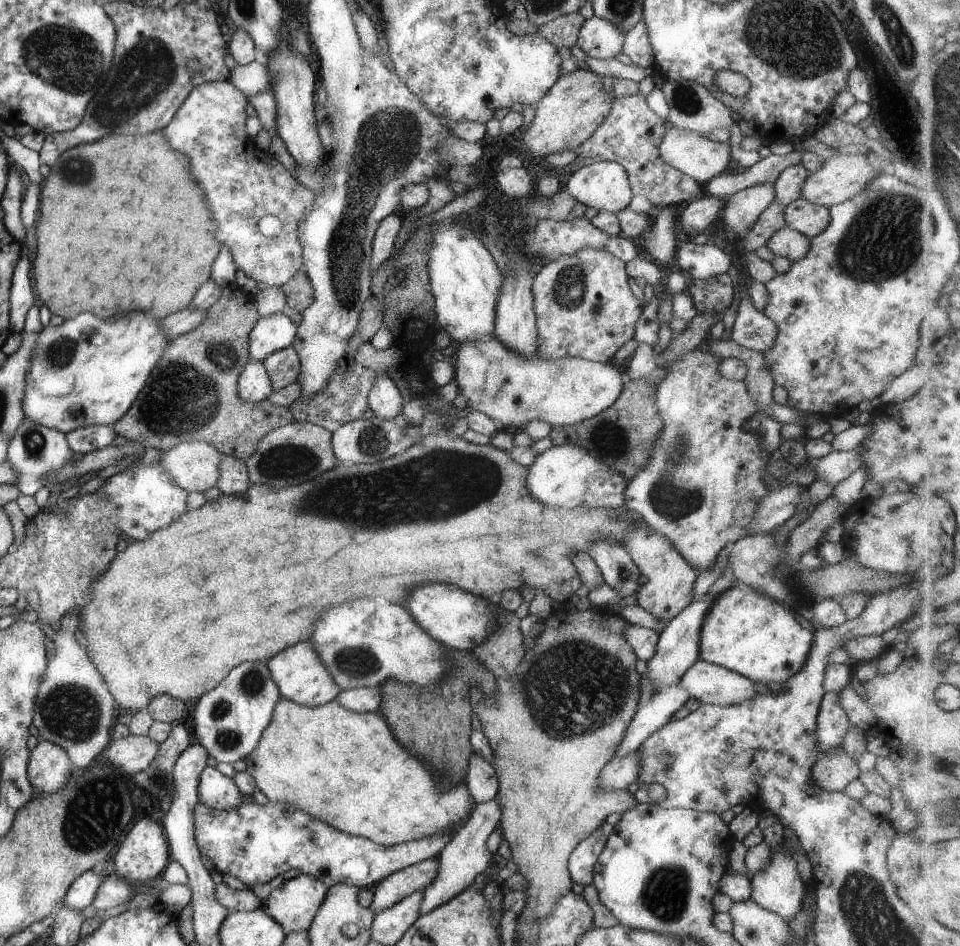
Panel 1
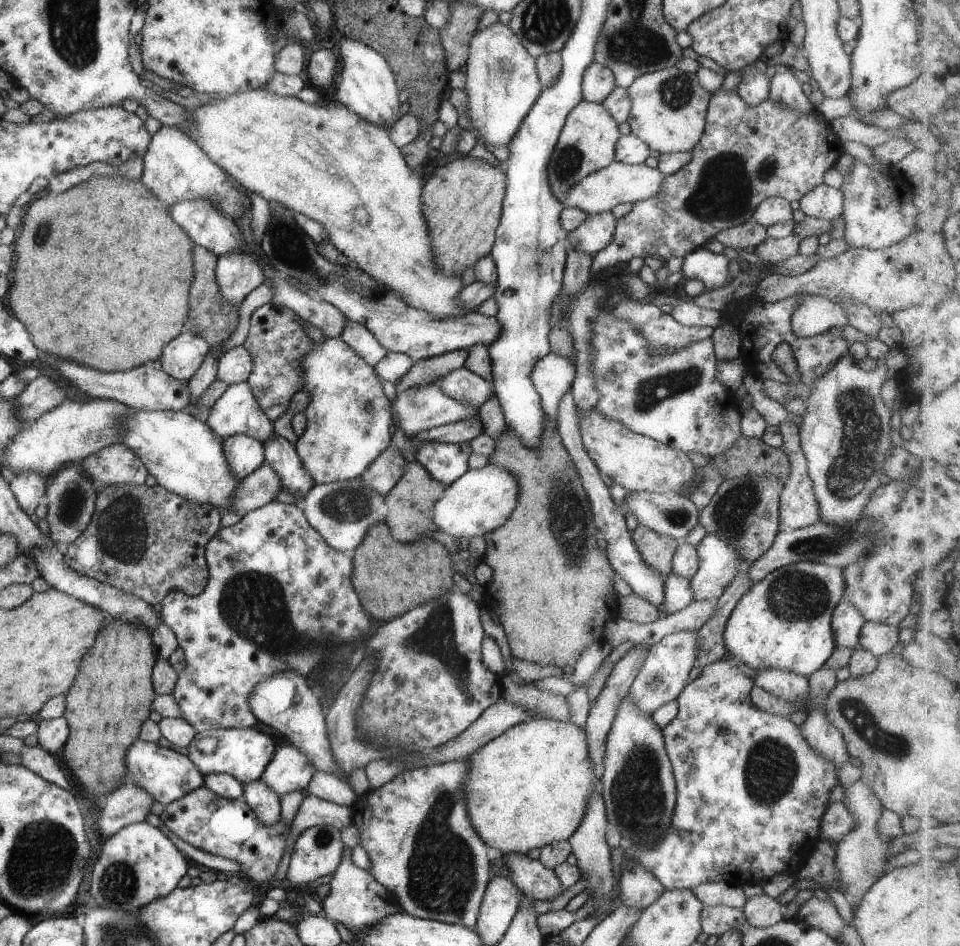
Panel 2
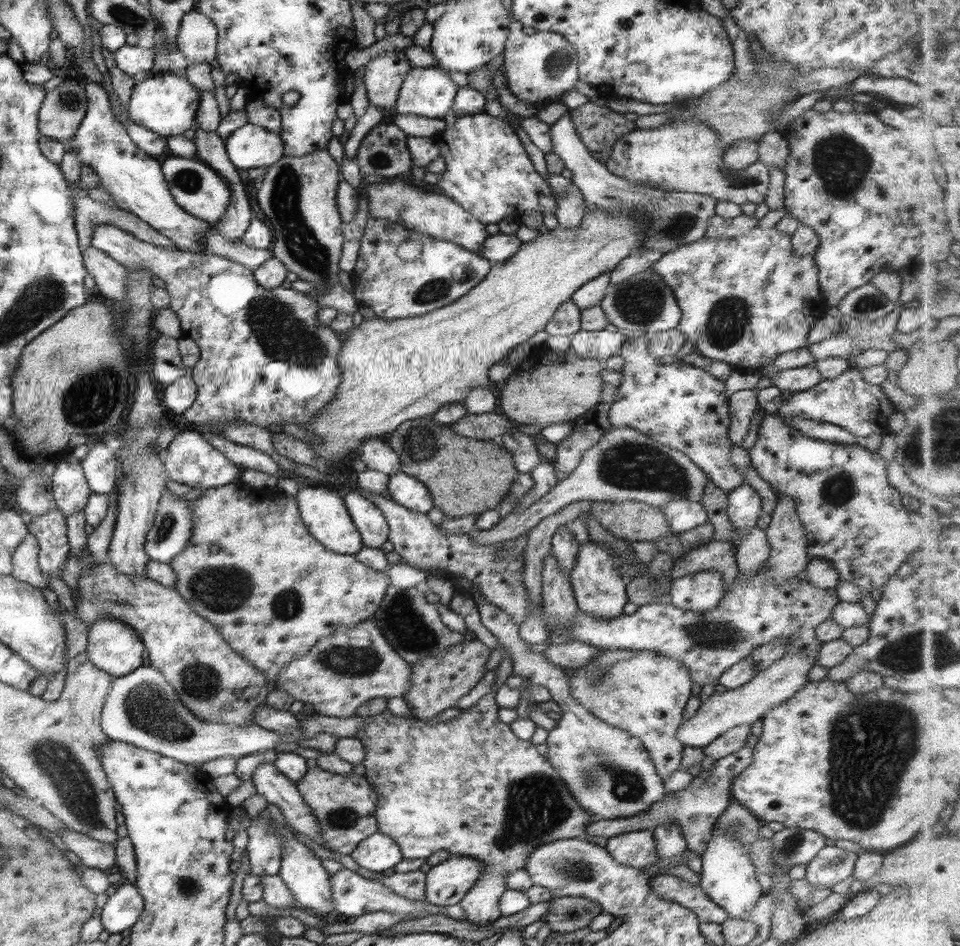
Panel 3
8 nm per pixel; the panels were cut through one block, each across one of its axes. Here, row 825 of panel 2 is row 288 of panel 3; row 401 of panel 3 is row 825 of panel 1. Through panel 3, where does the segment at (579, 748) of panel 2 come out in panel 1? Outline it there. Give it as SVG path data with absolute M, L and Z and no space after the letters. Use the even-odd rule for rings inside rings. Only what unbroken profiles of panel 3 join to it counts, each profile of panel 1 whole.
M279 698L273 706L269 724L261 730L259 742L243 760L244 771L267 800L295 806L334 829L379 846L388 847L423 836L427 838L437 832L451 832L462 826L475 805L464 782L441 789L431 770L393 738L381 714L345 710L335 700L311 707Z

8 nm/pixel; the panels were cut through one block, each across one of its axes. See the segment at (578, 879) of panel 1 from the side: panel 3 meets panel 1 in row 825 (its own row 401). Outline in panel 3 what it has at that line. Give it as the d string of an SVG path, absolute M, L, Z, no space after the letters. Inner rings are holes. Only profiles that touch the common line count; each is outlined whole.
M611 384L601 386L601 402L591 406L587 412L572 422L569 436L555 444L556 460L553 462L555 479L564 480L581 460L585 449L597 443L605 431L611 429L607 418L609 402L613 402L614 388Z

